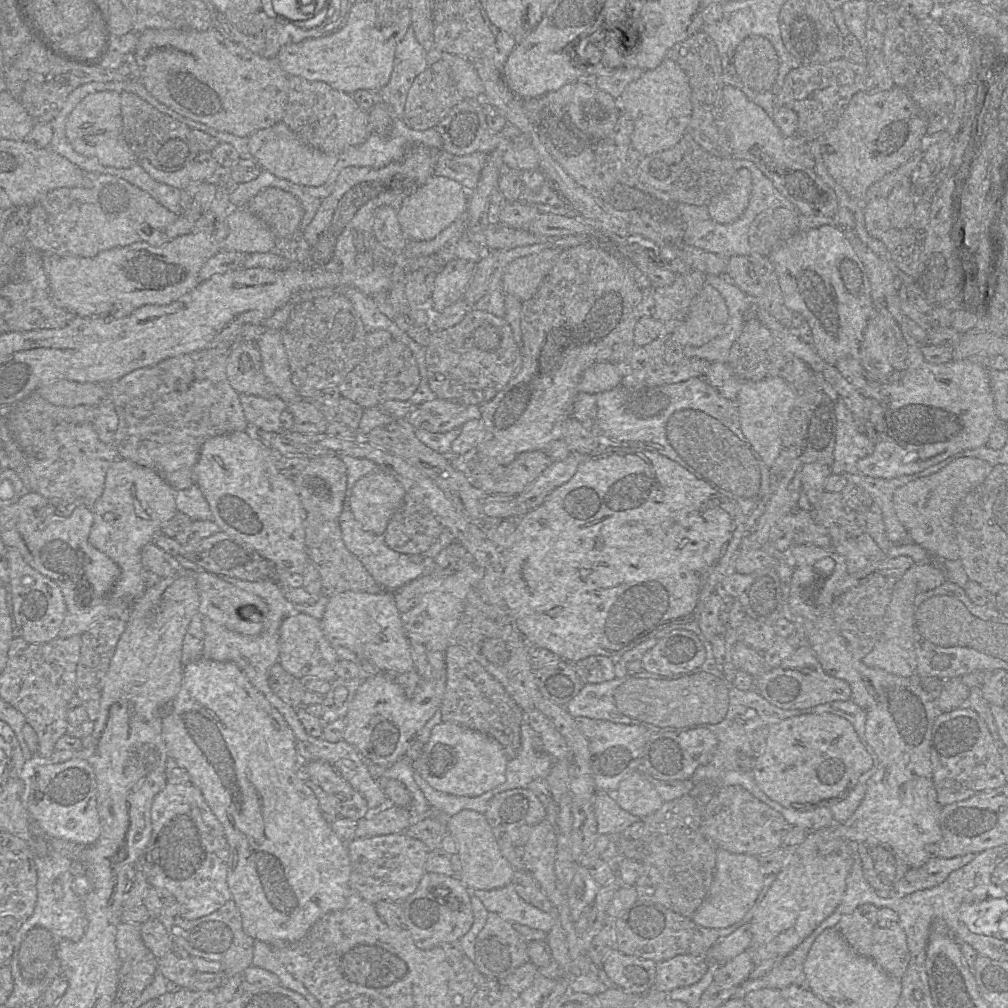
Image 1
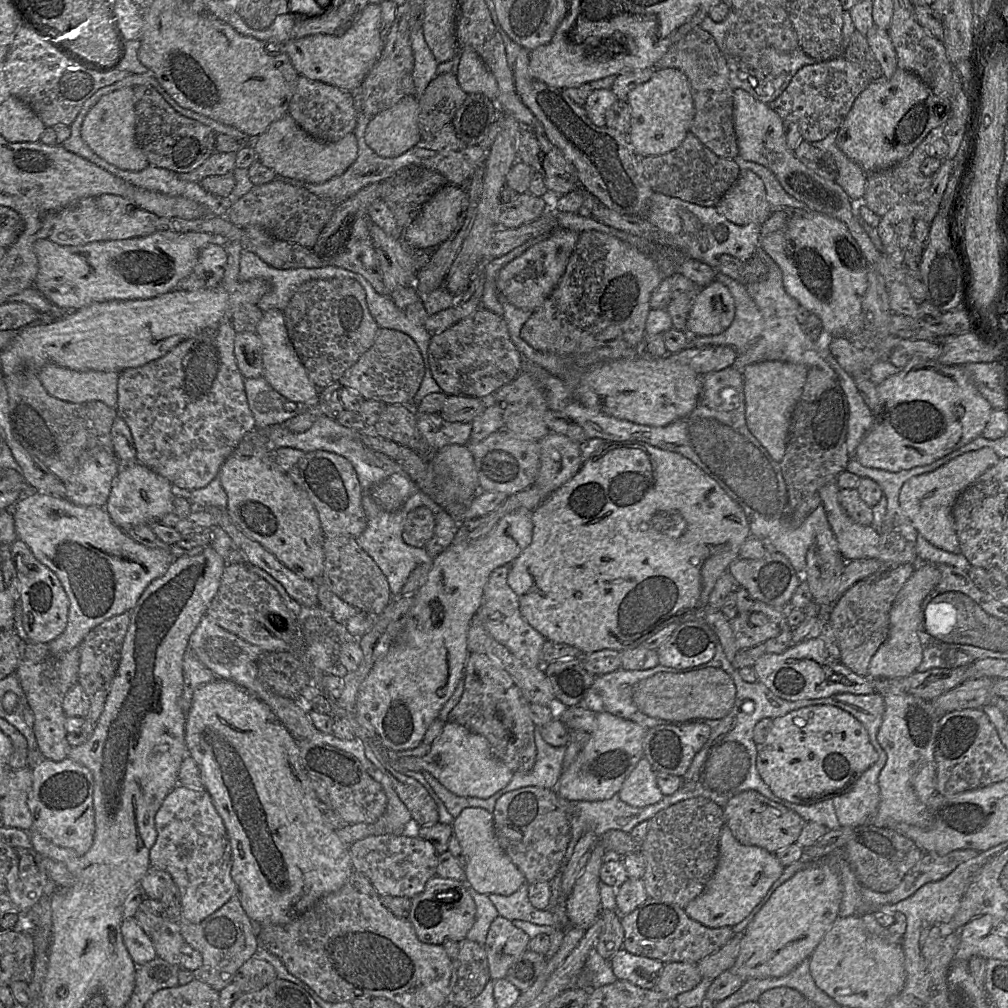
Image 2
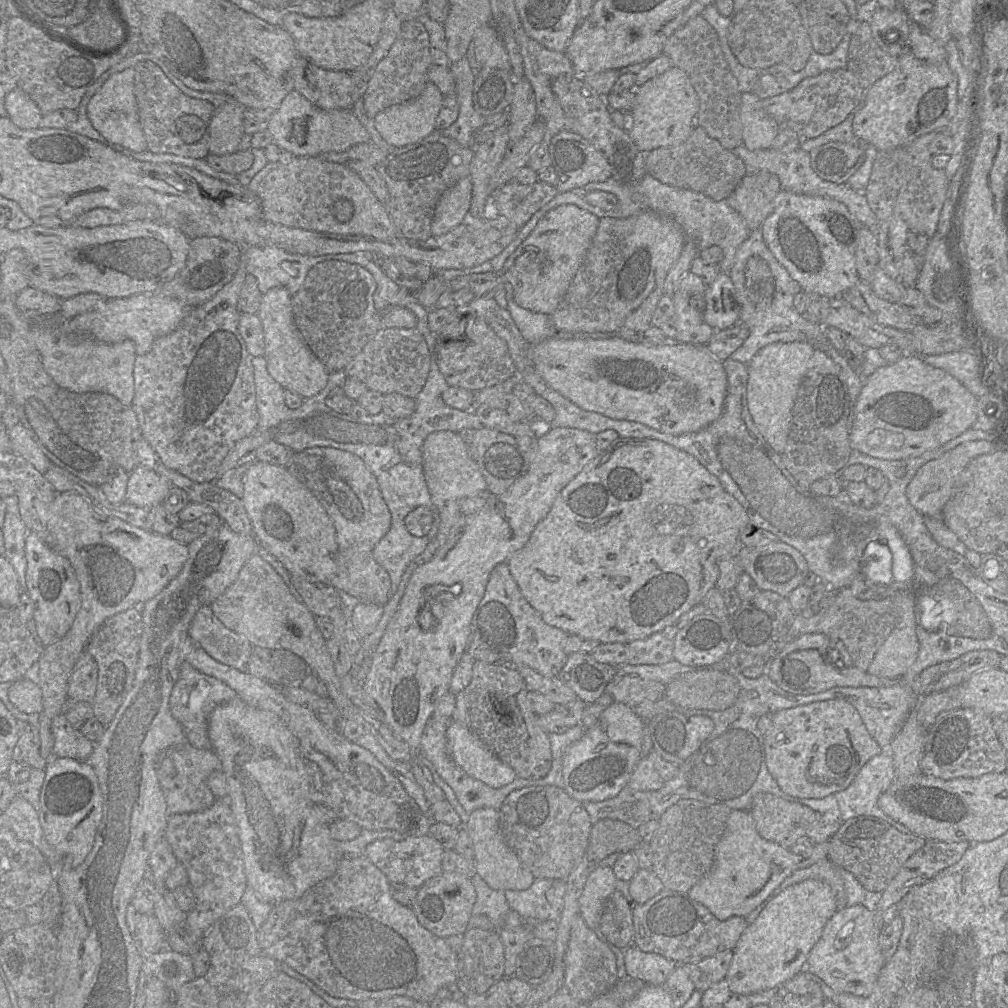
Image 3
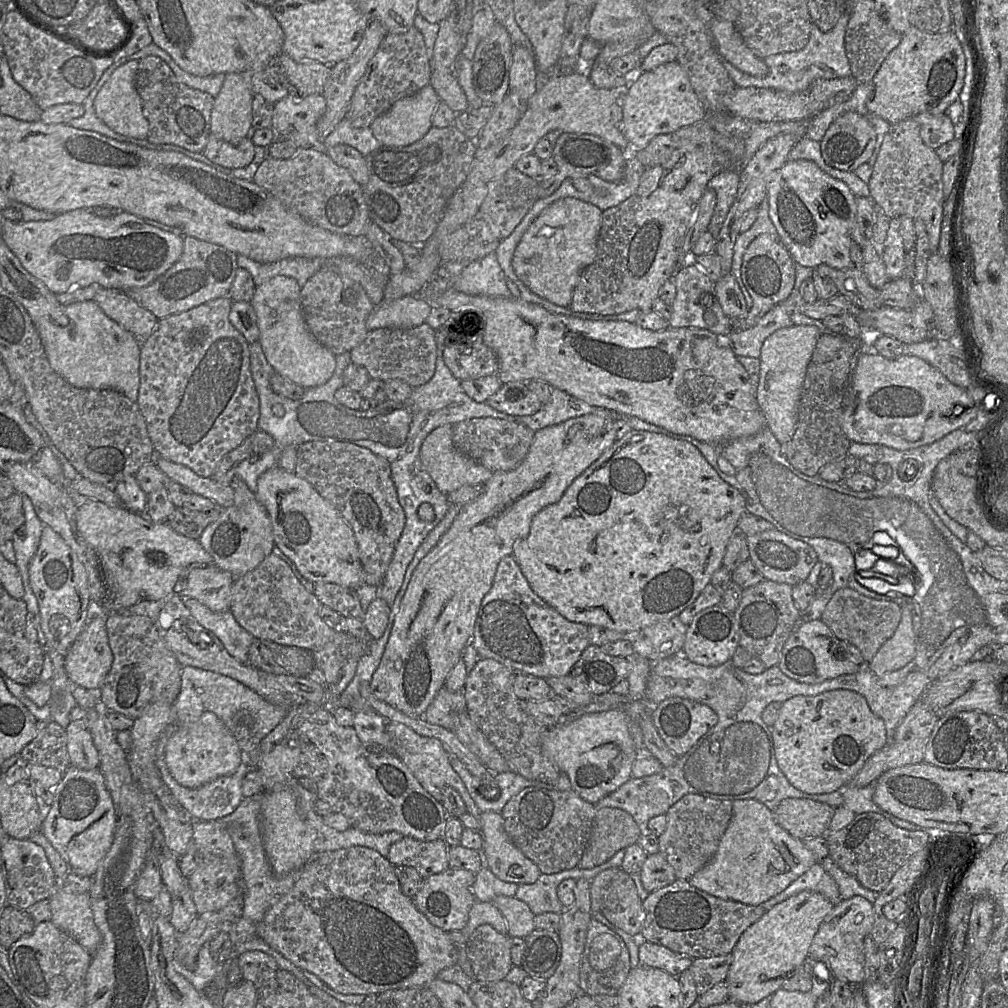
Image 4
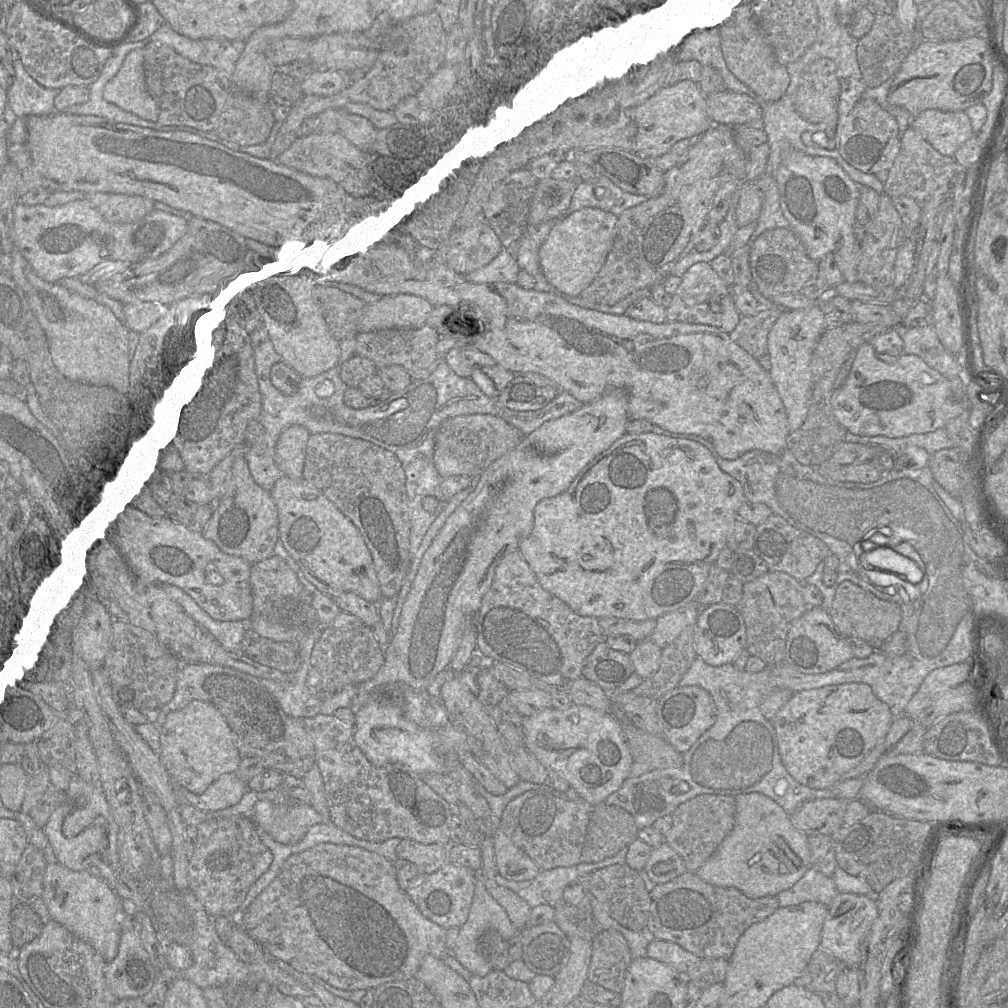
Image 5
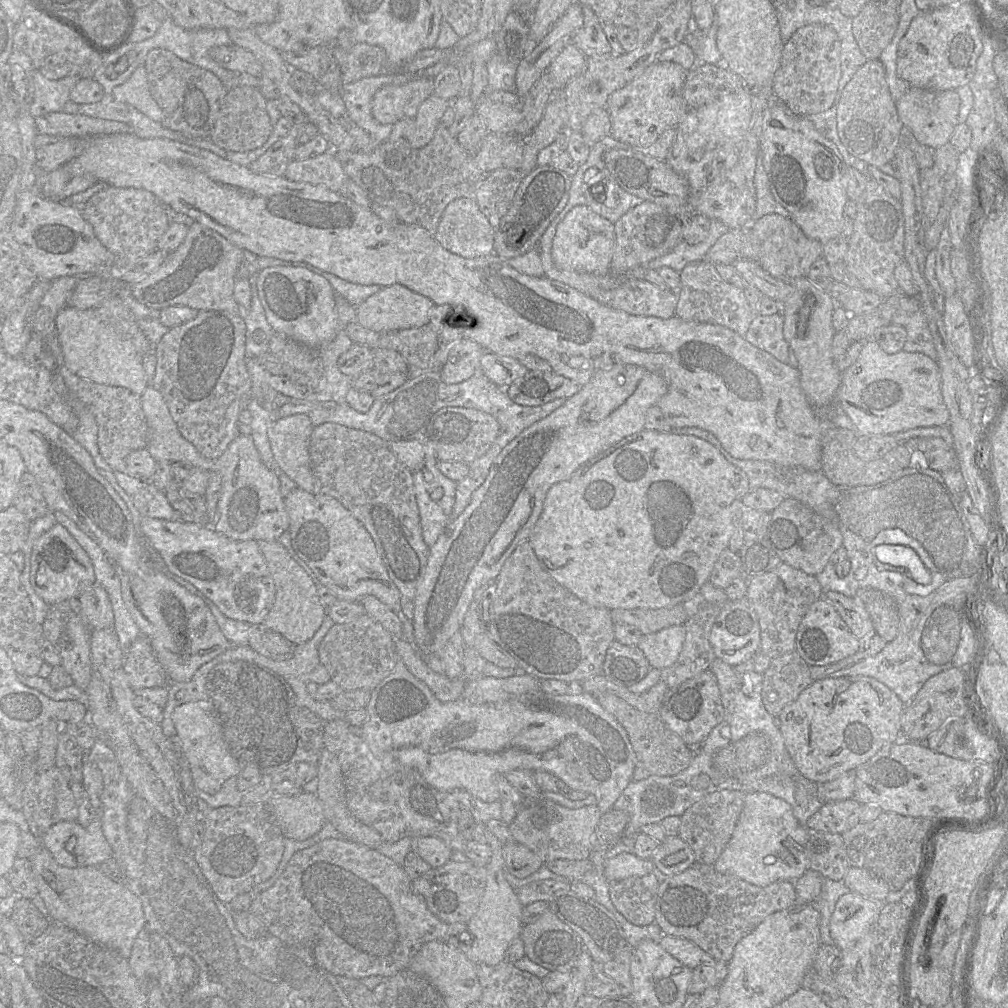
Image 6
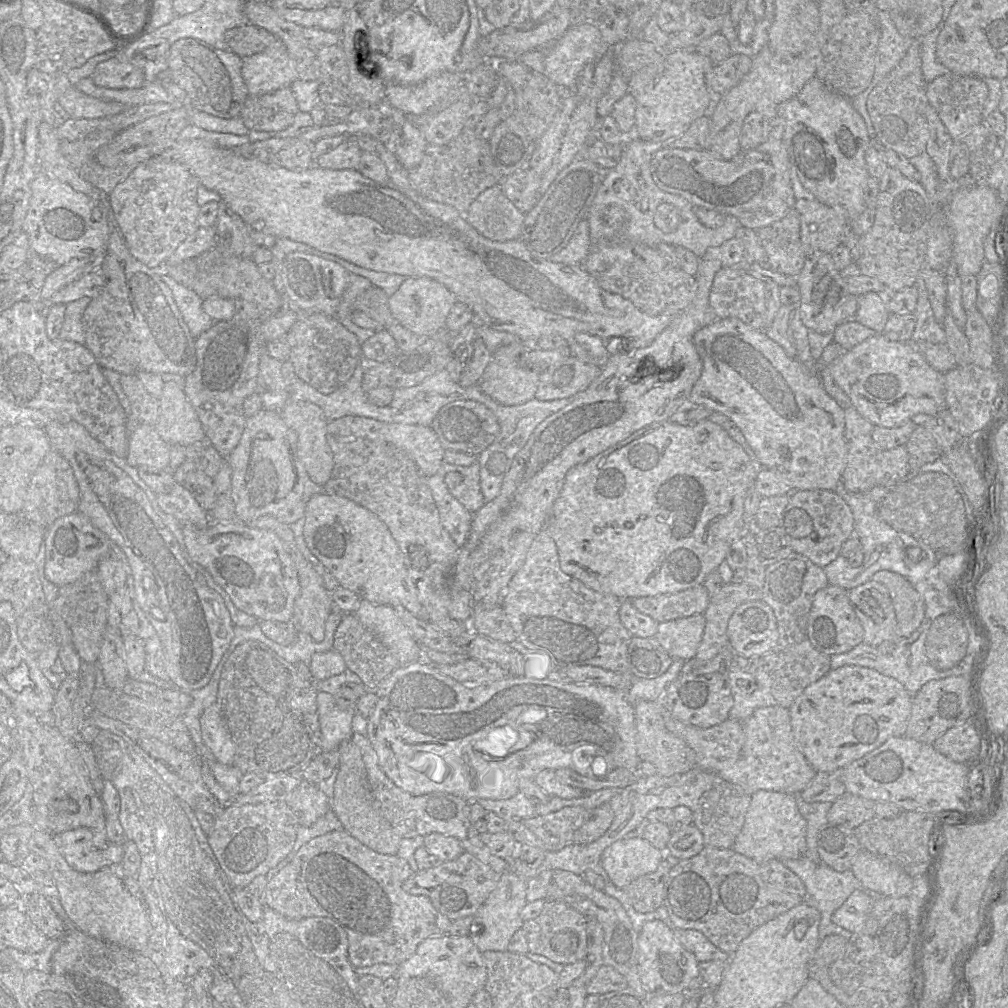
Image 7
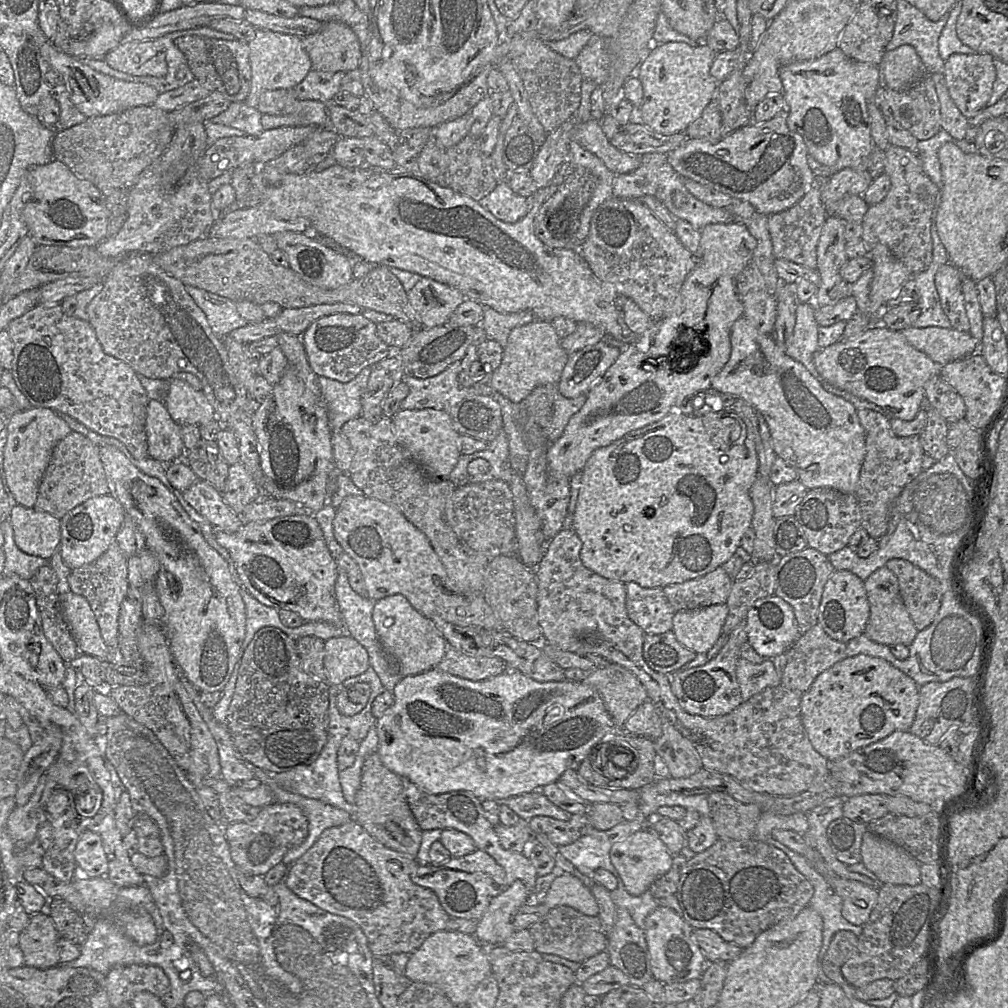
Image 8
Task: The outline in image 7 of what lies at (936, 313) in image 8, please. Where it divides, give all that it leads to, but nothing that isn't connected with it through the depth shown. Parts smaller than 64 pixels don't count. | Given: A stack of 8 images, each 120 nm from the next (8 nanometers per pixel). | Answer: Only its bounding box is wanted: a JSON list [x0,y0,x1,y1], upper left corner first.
[907,276,945,344]

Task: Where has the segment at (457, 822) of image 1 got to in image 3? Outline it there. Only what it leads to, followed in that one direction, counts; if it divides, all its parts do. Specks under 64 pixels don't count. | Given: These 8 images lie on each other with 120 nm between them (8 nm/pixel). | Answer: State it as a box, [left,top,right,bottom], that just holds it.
[460,807,535,890]

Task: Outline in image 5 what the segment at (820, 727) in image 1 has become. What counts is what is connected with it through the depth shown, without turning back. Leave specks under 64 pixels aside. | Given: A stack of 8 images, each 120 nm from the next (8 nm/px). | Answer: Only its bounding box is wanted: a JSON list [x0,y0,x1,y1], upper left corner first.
[770,682,893,789]

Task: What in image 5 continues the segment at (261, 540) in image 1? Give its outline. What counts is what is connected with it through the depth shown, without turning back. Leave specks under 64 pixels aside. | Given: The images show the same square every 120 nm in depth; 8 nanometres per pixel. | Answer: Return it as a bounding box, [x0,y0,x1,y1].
[270,475,382,602]

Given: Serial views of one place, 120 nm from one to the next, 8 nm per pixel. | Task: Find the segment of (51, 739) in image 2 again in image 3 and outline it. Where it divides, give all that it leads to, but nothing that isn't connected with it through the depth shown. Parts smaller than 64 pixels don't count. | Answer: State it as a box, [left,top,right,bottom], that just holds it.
[51,712,94,761]

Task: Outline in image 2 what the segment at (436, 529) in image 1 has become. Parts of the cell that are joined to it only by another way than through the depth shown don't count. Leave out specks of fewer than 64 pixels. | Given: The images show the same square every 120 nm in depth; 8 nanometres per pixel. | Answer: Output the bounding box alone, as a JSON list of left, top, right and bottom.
[402,506,435,548]

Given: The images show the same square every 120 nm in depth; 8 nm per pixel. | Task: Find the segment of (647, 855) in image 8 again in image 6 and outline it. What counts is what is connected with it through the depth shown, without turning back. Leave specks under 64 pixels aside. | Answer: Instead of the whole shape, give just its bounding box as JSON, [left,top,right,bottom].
[603,852,654,882]

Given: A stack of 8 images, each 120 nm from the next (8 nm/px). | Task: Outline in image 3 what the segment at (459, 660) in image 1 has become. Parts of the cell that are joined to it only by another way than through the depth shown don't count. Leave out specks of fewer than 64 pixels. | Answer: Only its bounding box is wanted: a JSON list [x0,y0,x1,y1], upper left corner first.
[452,660,552,778]

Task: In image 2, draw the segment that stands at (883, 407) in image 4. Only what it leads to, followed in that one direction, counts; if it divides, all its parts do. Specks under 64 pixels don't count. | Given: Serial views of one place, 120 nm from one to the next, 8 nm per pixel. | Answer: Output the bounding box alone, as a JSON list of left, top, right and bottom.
[853,357,992,472]

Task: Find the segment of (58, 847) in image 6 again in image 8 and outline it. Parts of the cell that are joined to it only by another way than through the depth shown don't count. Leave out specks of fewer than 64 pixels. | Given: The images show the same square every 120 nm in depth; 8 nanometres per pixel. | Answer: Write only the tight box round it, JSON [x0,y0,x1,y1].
[74,831,108,878]

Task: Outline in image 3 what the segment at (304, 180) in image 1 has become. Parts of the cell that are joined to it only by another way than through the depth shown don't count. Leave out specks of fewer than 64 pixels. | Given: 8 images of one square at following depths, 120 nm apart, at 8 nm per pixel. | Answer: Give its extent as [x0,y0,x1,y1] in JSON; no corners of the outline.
[267,90,369,157]

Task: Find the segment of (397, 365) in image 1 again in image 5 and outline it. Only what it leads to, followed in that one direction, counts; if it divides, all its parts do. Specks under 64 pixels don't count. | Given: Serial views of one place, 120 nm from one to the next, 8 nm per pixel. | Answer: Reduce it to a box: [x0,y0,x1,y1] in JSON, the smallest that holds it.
[355,324,439,380]

